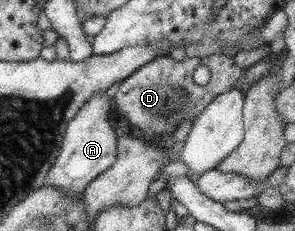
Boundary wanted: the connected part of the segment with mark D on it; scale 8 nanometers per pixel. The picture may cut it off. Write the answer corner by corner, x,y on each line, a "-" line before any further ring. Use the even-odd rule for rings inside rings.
176,53
160,54
138,70
134,70
118,86
112,97
113,109
124,116
131,129
144,132
147,136
154,134
168,135
184,120
194,120
218,94
236,88
243,70
234,63
233,57
220,53
204,56
204,58
179,58
-
202,64
210,72
209,81
205,85
195,84
191,74

